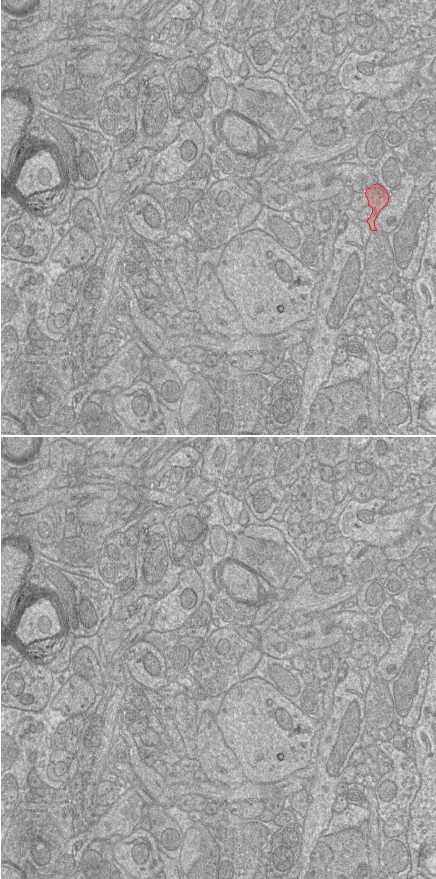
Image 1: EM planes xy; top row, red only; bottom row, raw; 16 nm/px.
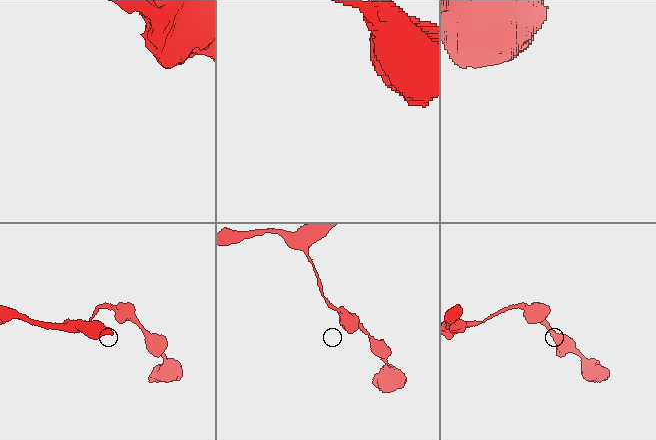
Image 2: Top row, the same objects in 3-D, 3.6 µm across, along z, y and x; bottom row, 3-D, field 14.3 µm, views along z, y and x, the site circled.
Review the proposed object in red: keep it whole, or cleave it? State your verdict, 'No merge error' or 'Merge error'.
No merge error

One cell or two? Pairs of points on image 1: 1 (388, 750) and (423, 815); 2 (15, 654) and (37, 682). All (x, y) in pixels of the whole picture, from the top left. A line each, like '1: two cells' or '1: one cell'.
1: two cells
2: two cells

